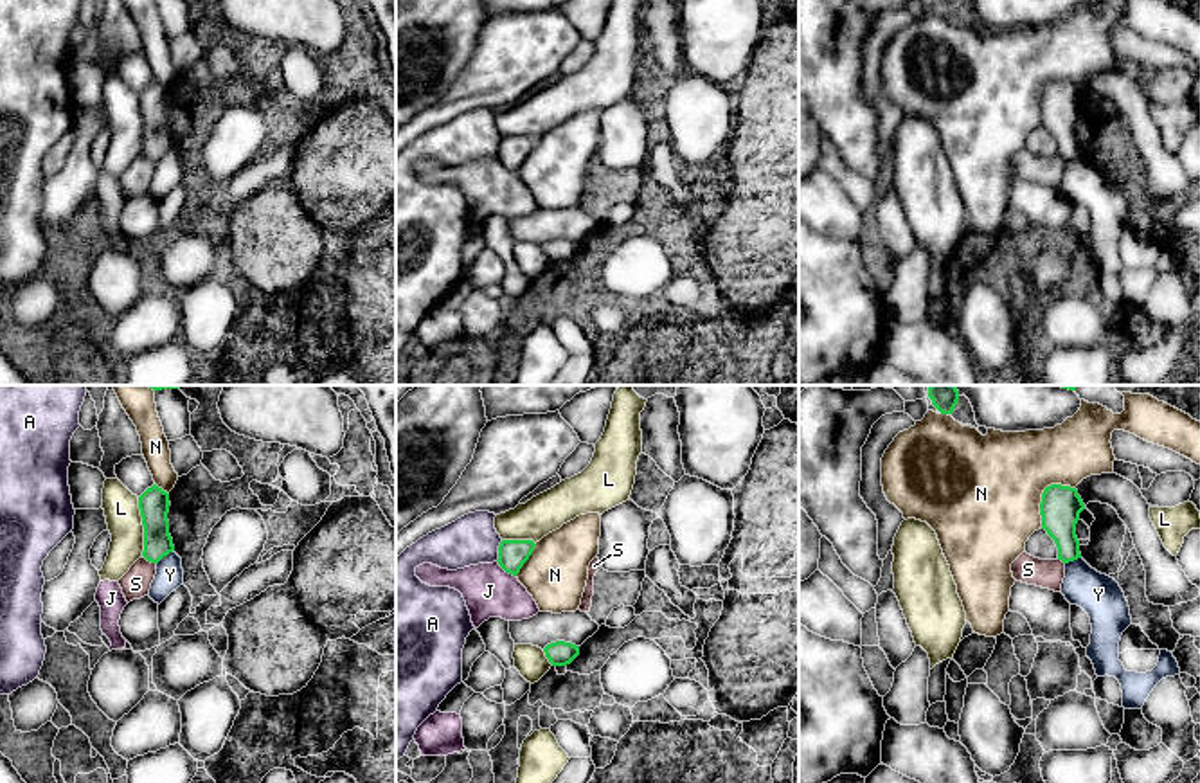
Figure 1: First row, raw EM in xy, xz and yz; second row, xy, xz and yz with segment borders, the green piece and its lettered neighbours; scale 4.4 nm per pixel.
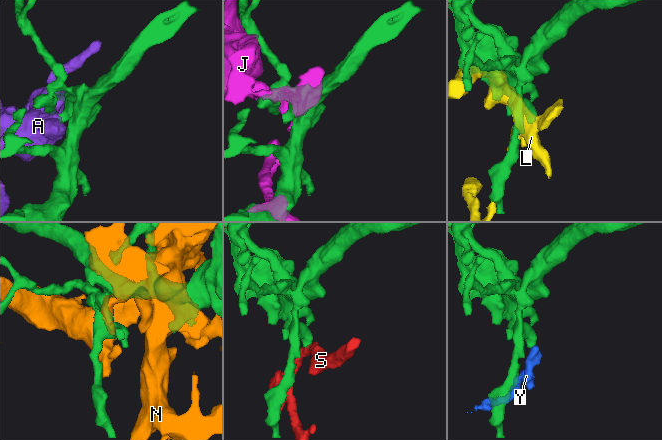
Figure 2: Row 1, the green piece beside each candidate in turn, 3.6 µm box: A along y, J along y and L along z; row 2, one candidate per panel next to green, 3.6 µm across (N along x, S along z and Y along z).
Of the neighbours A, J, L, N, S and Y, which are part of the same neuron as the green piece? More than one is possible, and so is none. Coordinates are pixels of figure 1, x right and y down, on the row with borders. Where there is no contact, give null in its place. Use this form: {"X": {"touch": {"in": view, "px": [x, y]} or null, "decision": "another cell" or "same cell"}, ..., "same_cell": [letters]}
{"A": {"touch": {"in": "xz", "px": [499, 551]}, "decision": "another cell"}, "J": {"touch": {"in": "xz", "px": [506, 571]}, "decision": "another cell"}, "L": {"touch": {"in": "xy", "px": [143, 524]}, "decision": "another cell"}, "N": {"touch": {"in": "yz", "px": [1042, 494]}, "decision": "another cell"}, "S": {"touch": {"in": "xy", "px": [150, 560]}, "decision": "another cell"}, "Y": {"touch": {"in": "xy", "px": [164, 555]}, "decision": "another cell"}, "same_cell": []}

